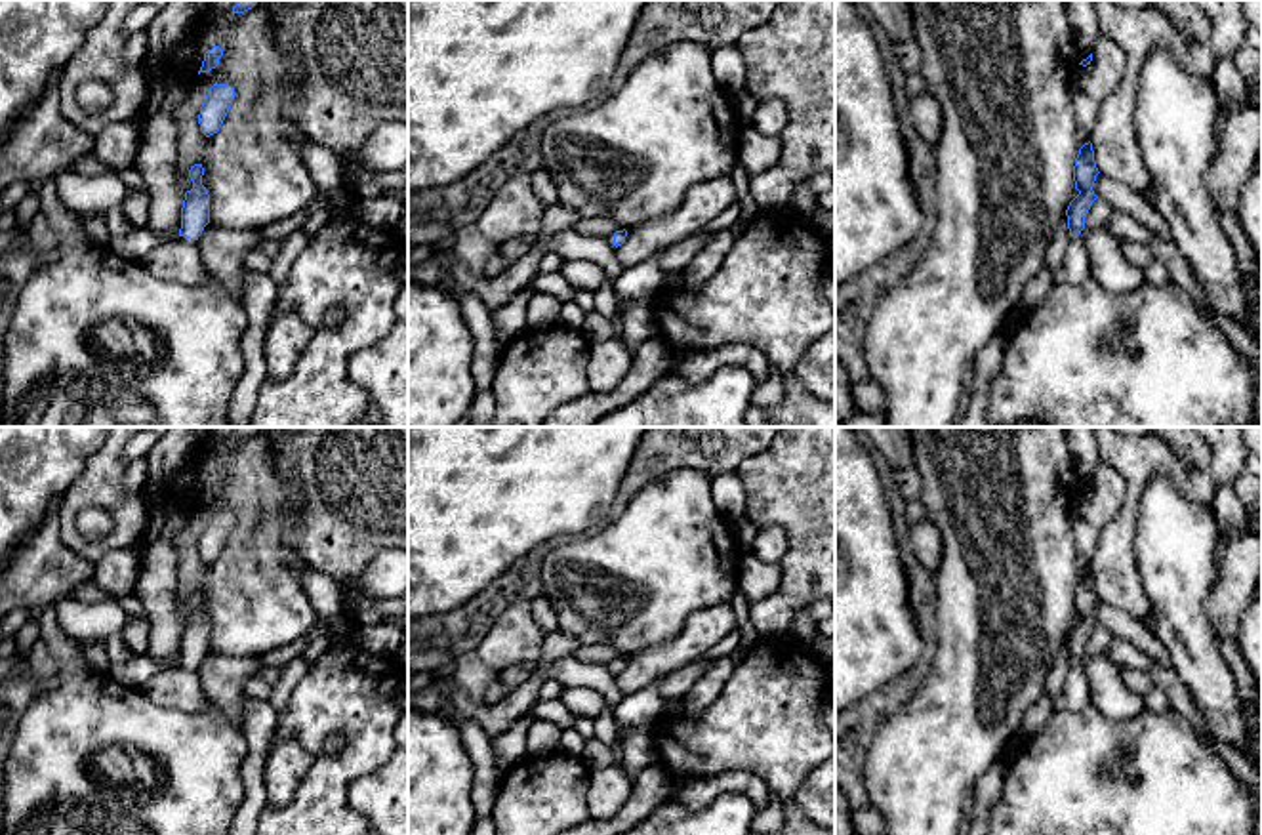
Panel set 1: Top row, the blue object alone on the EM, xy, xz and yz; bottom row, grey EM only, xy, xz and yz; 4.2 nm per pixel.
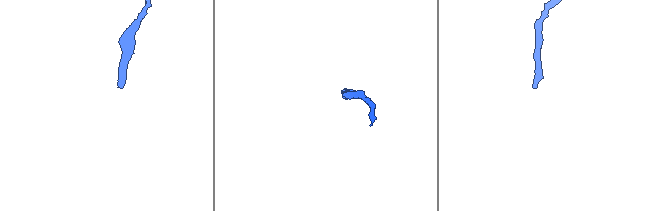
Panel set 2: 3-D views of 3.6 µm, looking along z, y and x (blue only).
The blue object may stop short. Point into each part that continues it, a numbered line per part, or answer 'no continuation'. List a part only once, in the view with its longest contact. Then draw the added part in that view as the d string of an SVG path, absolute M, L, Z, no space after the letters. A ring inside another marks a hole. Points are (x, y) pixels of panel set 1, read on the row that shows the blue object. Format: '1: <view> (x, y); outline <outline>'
1: xy (180, 260); outline M187 236L156 246L139 265L154 276L177 280L187 286L198 286L214 278L202 263L196 240Z

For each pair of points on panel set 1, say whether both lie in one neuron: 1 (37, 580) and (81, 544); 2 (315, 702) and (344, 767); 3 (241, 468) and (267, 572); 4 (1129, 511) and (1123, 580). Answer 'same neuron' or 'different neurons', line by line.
1: different neurons
2: same neuron
3: same neuron
4: same neuron

